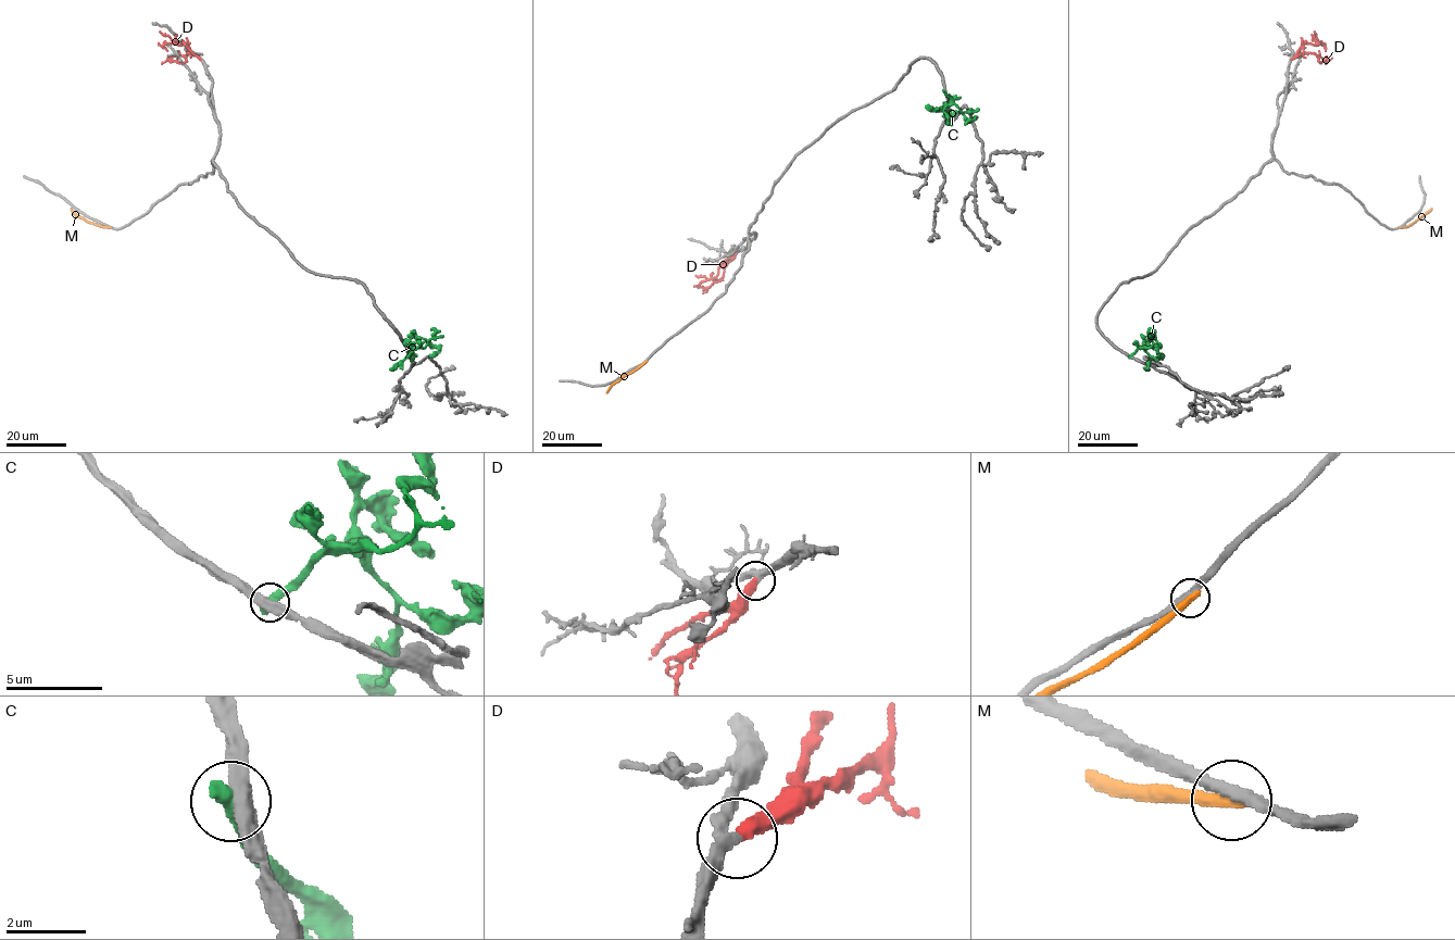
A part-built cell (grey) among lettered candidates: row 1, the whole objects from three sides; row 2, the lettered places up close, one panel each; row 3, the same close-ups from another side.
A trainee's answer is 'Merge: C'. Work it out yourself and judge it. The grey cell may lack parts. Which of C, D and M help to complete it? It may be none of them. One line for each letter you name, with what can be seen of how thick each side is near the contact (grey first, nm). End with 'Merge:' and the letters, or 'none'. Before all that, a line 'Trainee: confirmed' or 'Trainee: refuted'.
Trainee: refuted
D: 360 nm thick on the grey side, 420 nm on the other
Merge: D

